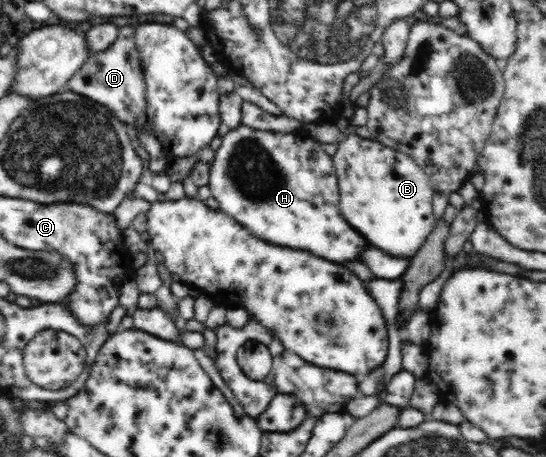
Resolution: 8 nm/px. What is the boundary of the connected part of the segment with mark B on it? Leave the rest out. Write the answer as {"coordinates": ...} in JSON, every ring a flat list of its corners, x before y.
{"coordinates":[[350,132,331,157,343,218,371,247,395,257,411,259,421,249,436,224,434,186,430,177,406,153]]}

